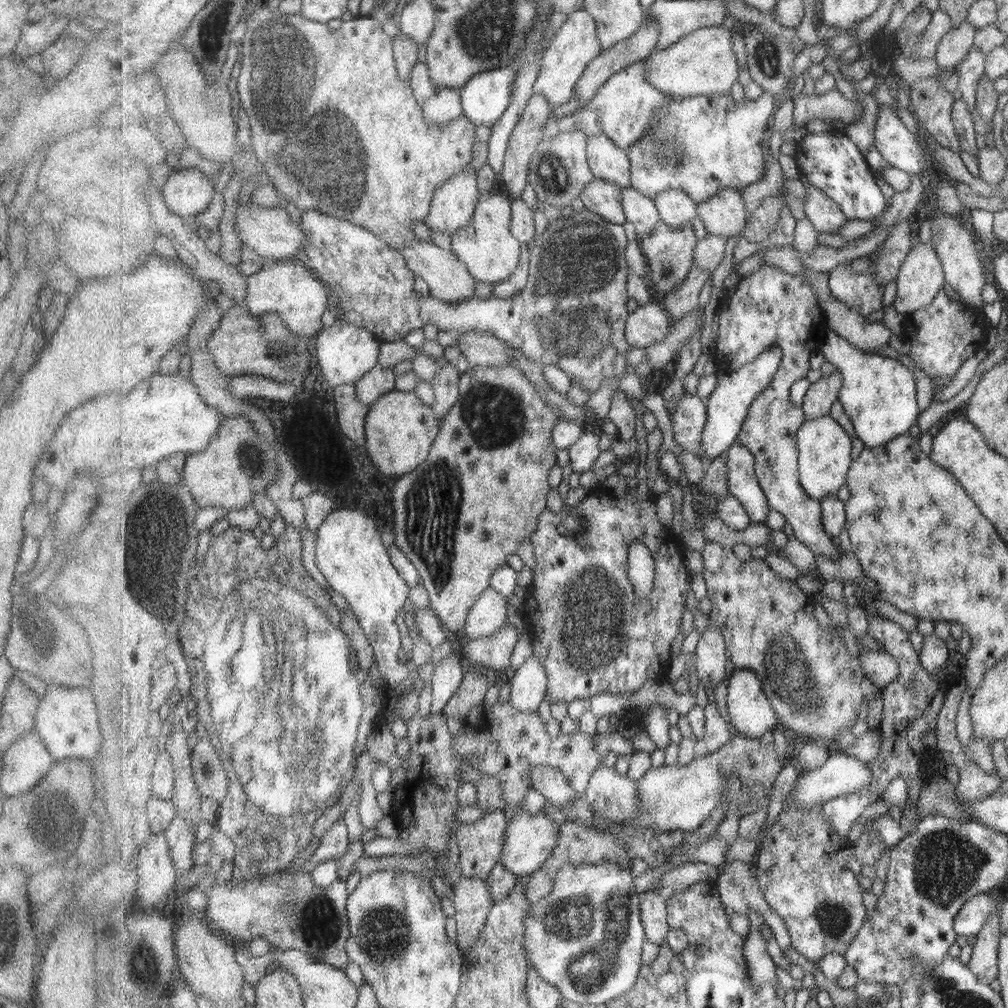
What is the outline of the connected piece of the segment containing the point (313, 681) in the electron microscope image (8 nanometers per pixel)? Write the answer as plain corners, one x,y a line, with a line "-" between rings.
287,526
284,536
276,540
273,546
268,550
261,548
261,540
253,536
251,530
233,527
227,529
223,534
219,534
211,539
209,549
206,552
203,560
203,570
199,572
199,576
191,582
189,586
189,598
187,598
187,618
183,622
181,628
181,644
184,655
187,658
188,672
193,678
193,688
191,694
197,698
197,706
199,706
199,720
205,724
204,728
209,732
213,745
217,748
219,756
229,773
229,792
219,811
217,824
225,830
229,828
229,832
235,838
236,846
241,850
247,848
247,841
253,834
260,834
264,846
267,850
267,856
262,860
253,860
254,854
237,854
235,860
235,880
253,880
253,878
261,878
261,876
275,875
279,871
285,870
299,856
299,852
305,850
307,846
313,842
315,836
315,823
318,818
323,816
331,806
340,802
347,784
353,780
355,771
357,771
357,758
361,753
362,745
369,743
370,737
375,730
384,723
382,717
385,711
385,693
383,688
387,688
387,684
381,680
373,680
373,676
369,671
363,670
359,660
355,657
357,650
351,646
349,636
341,630
341,618
343,618
339,608
333,606
331,596
327,594
321,584
317,580
313,580
309,572
303,567
303,540
301,534
293,527

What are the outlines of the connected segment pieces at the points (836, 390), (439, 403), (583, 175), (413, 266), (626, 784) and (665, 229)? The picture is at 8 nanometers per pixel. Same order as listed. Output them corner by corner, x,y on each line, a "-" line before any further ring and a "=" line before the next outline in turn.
835,369
830,375
823,375
809,386
803,398
802,408
807,419
817,419
829,415
831,406
839,400
843,388
843,373
=
448,363
445,367
439,369
437,375
433,377
431,383
435,391
435,404
431,404
431,407
435,409
439,423
443,422
442,418
459,400
461,375
457,366
=
579,129
544,138
529,168
529,184
533,186
536,198
555,206
571,206
571,202
575,198
581,198
581,193
595,179
593,169
589,166
588,138
=
427,240
409,241
409,245
403,247
400,254
406,261
406,266
415,272
416,276
424,278
430,284
431,297
441,299
449,304
459,303
465,299
471,299
475,296
477,281
465,266
465,263
459,261
459,256
452,250
444,250
434,243
=
606,763
593,771
584,798
595,813
617,824
641,811
637,780
631,780
623,767
609,768
=
687,223
684,228
669,228
667,224
658,226
657,231
642,239
641,252
645,257
648,268
648,281
650,288
655,291
651,299
660,298
660,292
667,294
683,283
694,265
695,246
699,238
695,236
693,224

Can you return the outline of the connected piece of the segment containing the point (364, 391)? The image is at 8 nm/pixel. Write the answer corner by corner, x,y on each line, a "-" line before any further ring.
378,364
361,381
357,381
355,385
357,385
357,397
363,403
371,406
384,394
397,389
397,374
395,374
393,367
381,367

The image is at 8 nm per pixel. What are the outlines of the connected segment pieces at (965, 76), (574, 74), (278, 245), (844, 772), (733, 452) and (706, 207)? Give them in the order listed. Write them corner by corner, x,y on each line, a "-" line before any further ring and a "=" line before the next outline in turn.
974,48
970,51
968,56
959,64
959,88
963,99
970,105
970,110
973,111
976,108
977,111
977,95
979,79
985,75
987,56
983,50
=
585,9
573,12
561,26
562,28
551,42
550,48
545,52
533,89
535,89
535,93
549,98
552,108
569,102
573,95
575,96
575,87
587,70
587,66
604,51
602,40
598,38
597,22
=
239,200
237,204
237,216
233,216
234,224
239,237
265,261
288,261
290,258
299,255
300,249
307,242
307,233
301,227
301,218
293,218
284,207
263,207
253,204
252,201
246,203
=
845,752
832,753
821,768
797,776
793,788
784,799
784,803
795,802
801,810
807,810
807,808
811,810
811,808
822,806
823,803
829,802
831,799
863,791
865,787
873,787
873,776
871,776
869,766
=
737,442
725,456
728,456
726,464
730,494
743,504
754,523
764,524
772,507
756,475
757,461
753,452
=
721,189
698,205
698,217
708,234
727,238
740,235
748,217
743,189

